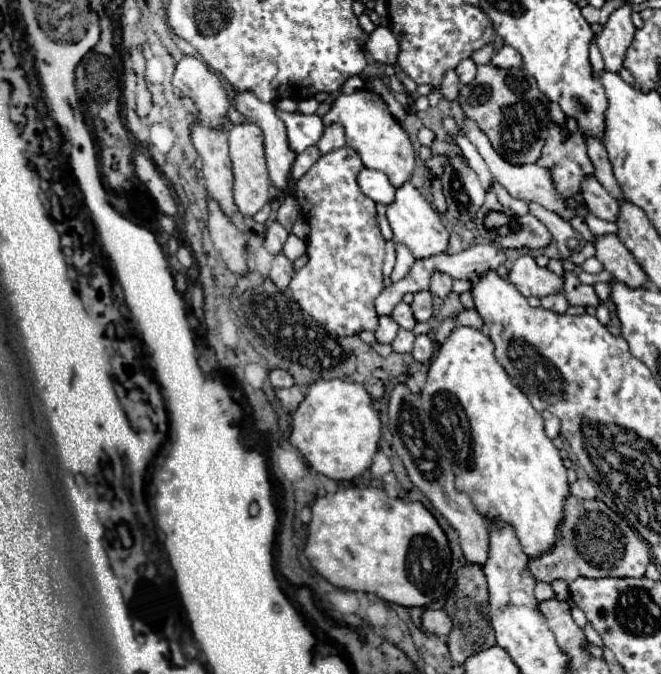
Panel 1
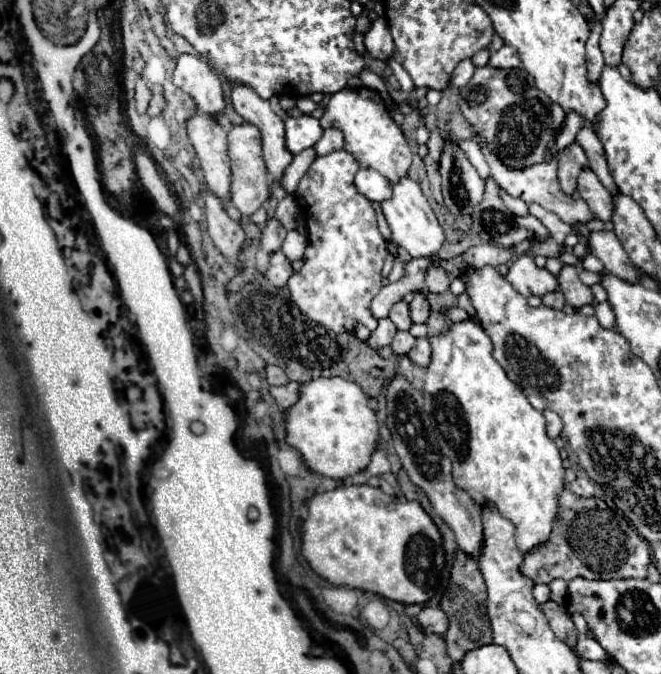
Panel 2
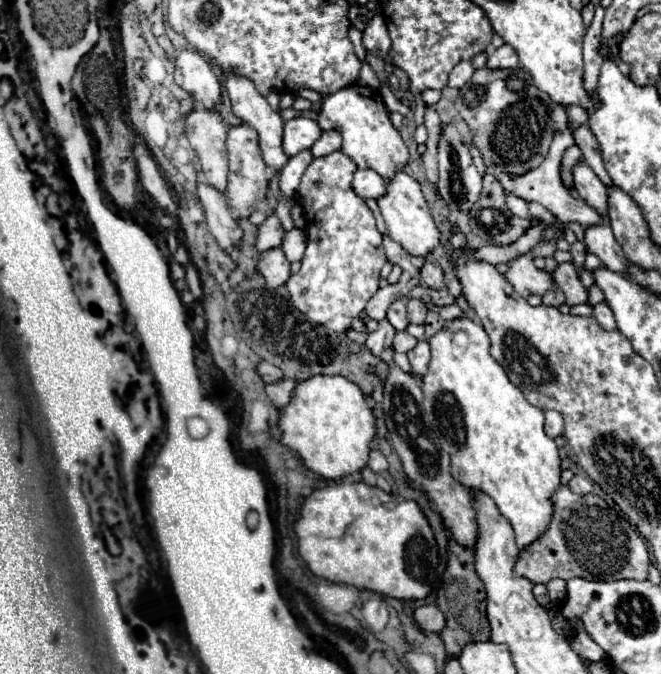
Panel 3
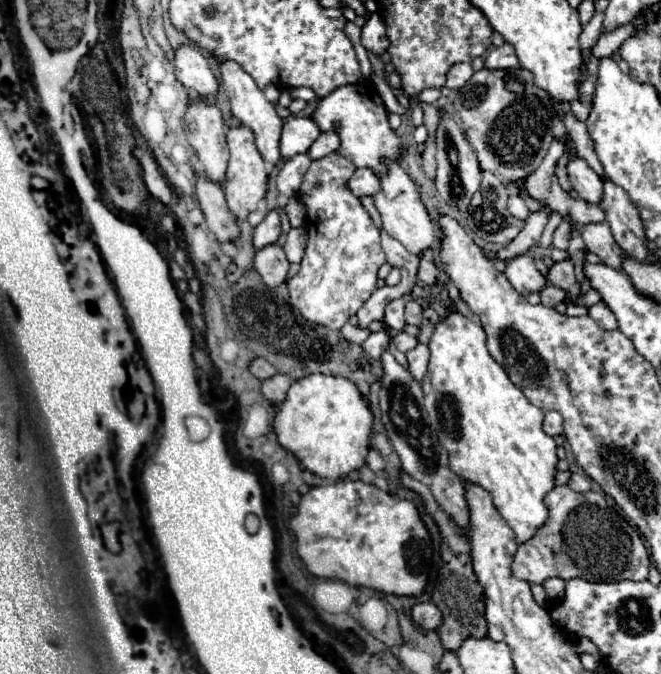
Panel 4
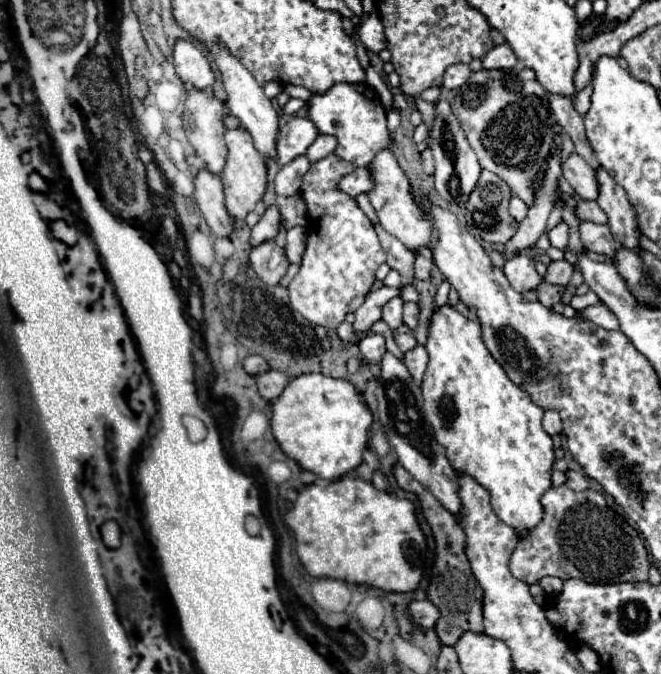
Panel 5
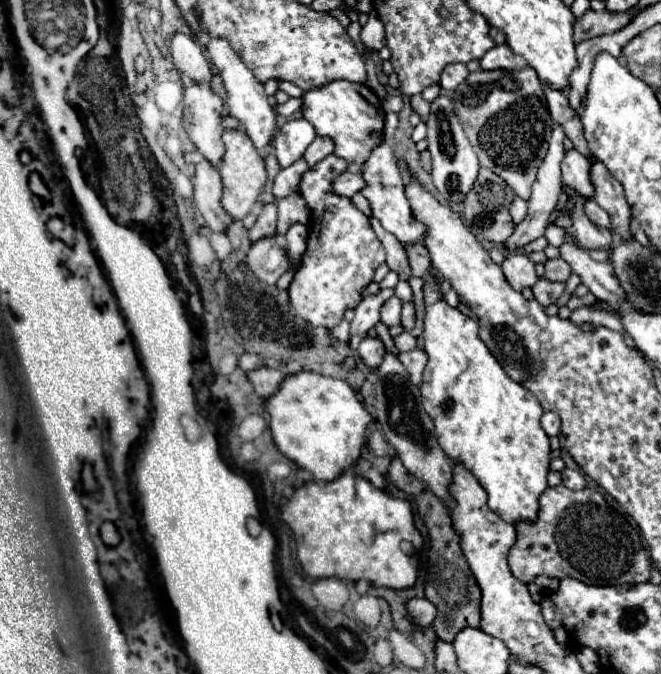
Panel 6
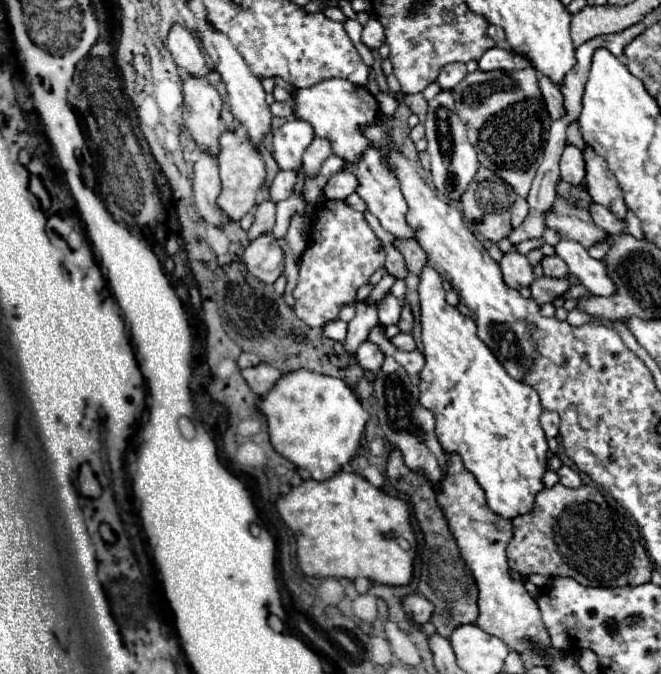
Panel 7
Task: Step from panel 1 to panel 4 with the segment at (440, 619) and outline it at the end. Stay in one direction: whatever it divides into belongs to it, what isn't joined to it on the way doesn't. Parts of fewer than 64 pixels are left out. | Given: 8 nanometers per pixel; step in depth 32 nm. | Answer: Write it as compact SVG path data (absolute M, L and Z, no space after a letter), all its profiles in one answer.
M420 602L412 606L412 620L424 630L436 630L440 626L440 610L432 602Z

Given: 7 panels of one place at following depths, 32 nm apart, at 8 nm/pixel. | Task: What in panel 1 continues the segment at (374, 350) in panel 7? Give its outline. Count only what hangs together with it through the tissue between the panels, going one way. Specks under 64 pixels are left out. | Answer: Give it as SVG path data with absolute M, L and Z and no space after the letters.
M384 316L384 318L380 318L380 326L376 328L374 338L376 338L376 342L380 342L380 344L390 344L390 342L394 340L396 332L398 332L396 322L394 322L390 316Z

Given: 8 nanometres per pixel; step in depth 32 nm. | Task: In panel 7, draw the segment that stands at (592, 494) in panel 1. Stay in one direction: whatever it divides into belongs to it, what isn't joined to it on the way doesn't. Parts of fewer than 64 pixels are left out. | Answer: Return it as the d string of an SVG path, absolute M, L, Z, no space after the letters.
M560 466L560 468L556 470L556 474L558 474L558 478L560 478L560 484L564 484L564 486L568 486L568 488L578 488L578 486L582 484L580 474L578 474L576 470L568 468L568 466Z

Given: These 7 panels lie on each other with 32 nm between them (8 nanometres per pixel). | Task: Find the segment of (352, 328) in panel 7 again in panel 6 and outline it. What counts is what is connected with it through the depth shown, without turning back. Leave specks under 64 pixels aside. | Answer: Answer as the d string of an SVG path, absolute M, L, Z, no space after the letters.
M380 290L378 294L364 298L356 306L356 316L350 322L350 348L358 348L358 344L368 336L368 330L372 330L380 322L380 304L384 304L384 300L388 300L390 296L394 296L394 290Z

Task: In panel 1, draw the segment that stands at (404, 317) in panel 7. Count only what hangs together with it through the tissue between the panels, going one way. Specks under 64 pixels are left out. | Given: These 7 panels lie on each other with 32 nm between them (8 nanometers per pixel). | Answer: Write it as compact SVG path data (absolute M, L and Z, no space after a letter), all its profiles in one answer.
M416 292L414 302L410 304L416 322L428 322L432 318L432 294L430 292Z

